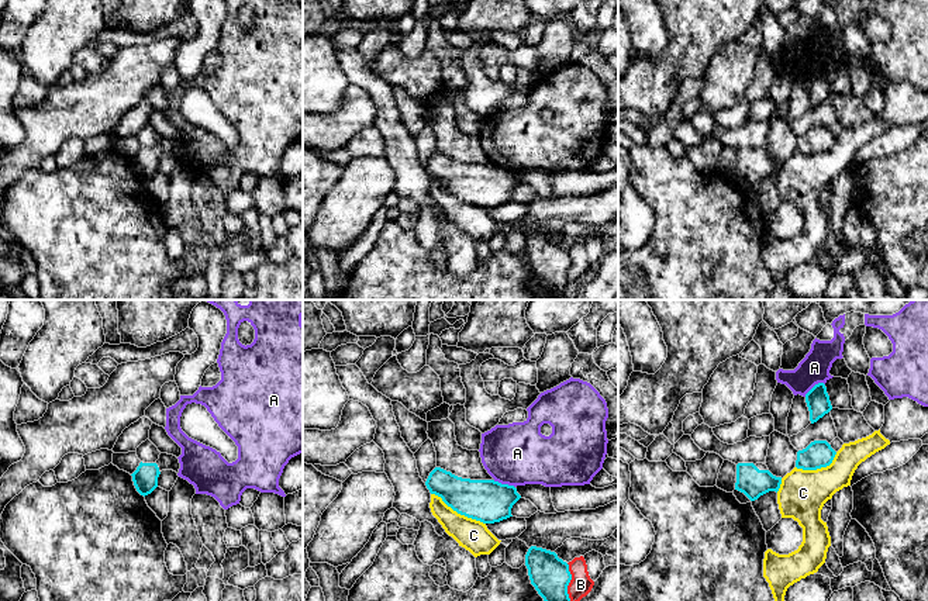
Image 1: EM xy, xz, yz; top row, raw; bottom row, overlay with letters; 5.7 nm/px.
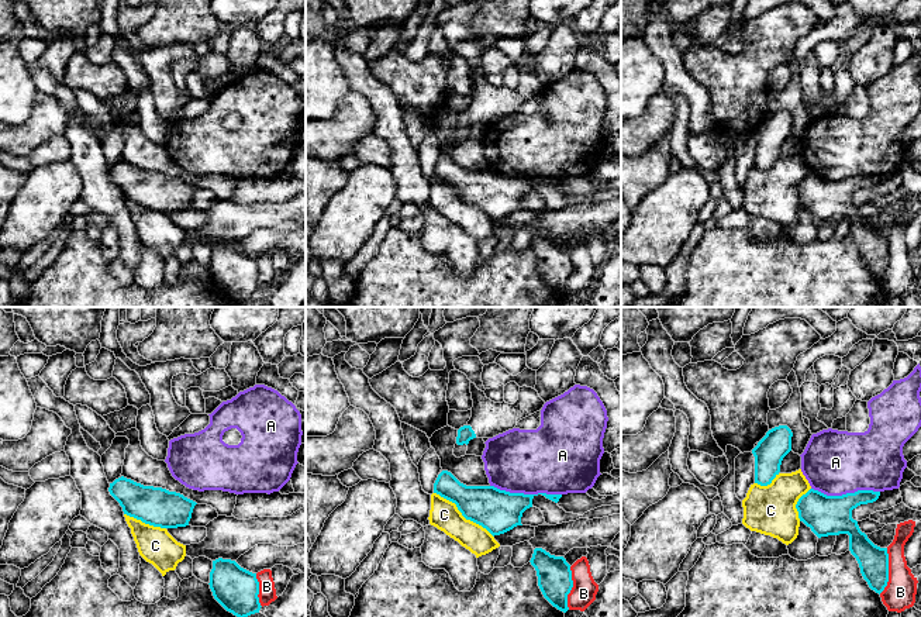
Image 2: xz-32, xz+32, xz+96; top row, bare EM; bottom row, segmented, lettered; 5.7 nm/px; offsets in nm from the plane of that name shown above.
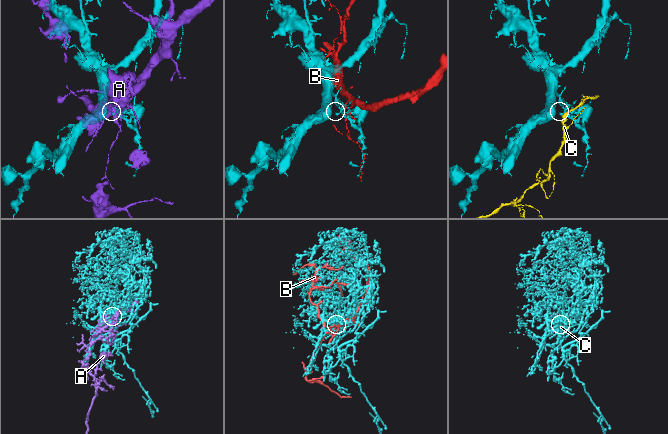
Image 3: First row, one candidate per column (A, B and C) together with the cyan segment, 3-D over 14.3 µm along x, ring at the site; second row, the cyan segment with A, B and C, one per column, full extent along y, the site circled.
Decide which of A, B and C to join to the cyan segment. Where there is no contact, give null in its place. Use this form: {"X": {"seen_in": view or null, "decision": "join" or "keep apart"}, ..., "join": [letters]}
{"A": {"seen_in": "xz", "decision": "keep apart"}, "B": {"seen_in": "xz", "decision": "keep apart"}, "C": {"seen_in": "xz", "decision": "keep apart"}, "join": []}

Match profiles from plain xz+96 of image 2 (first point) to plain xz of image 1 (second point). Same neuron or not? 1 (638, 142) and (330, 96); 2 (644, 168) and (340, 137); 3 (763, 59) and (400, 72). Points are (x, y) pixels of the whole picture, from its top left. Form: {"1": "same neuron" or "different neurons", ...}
{"1": "different neurons", "2": "different neurons", "3": "same neuron"}

